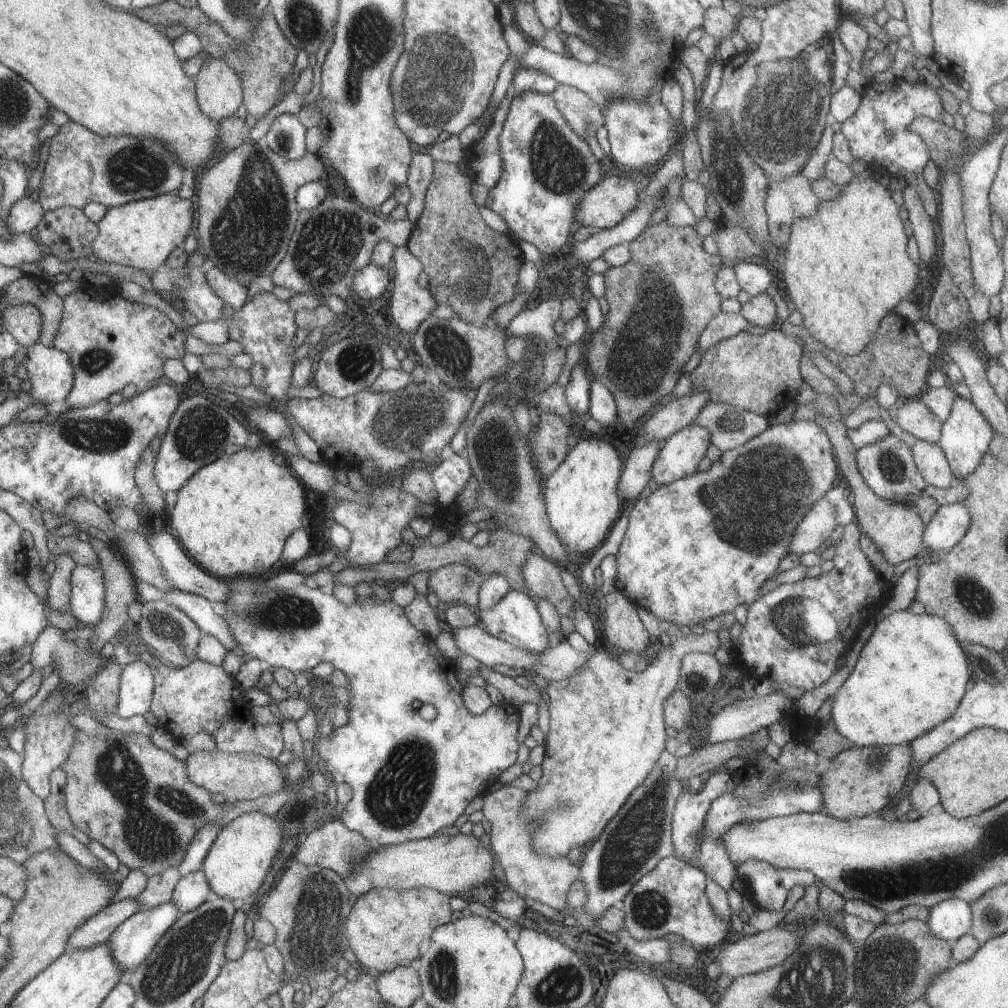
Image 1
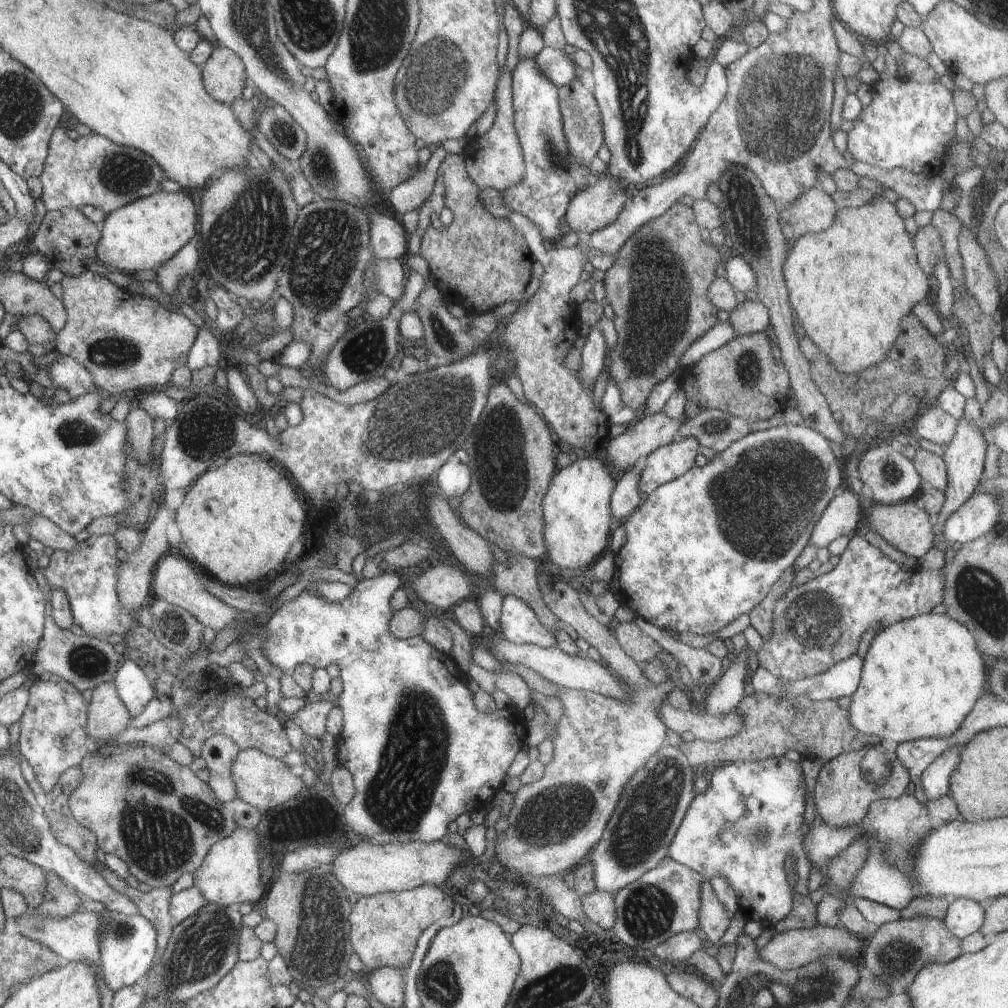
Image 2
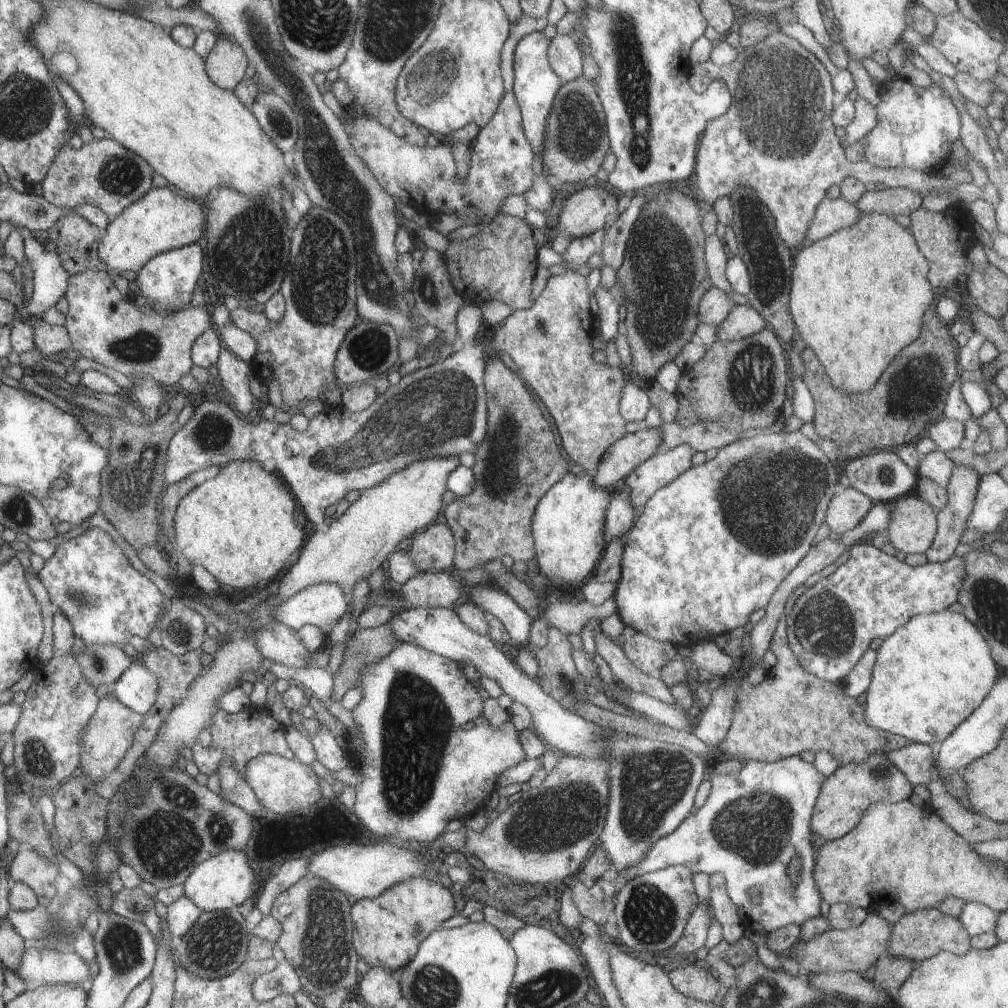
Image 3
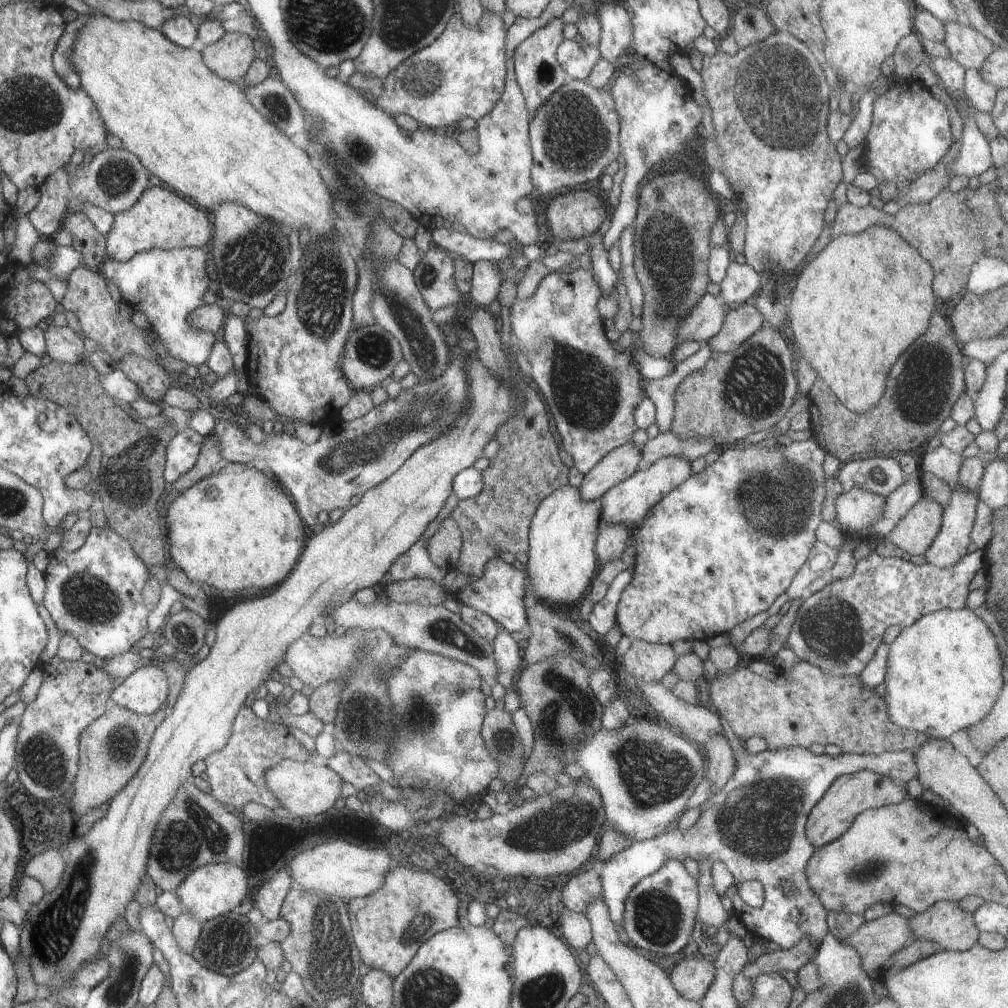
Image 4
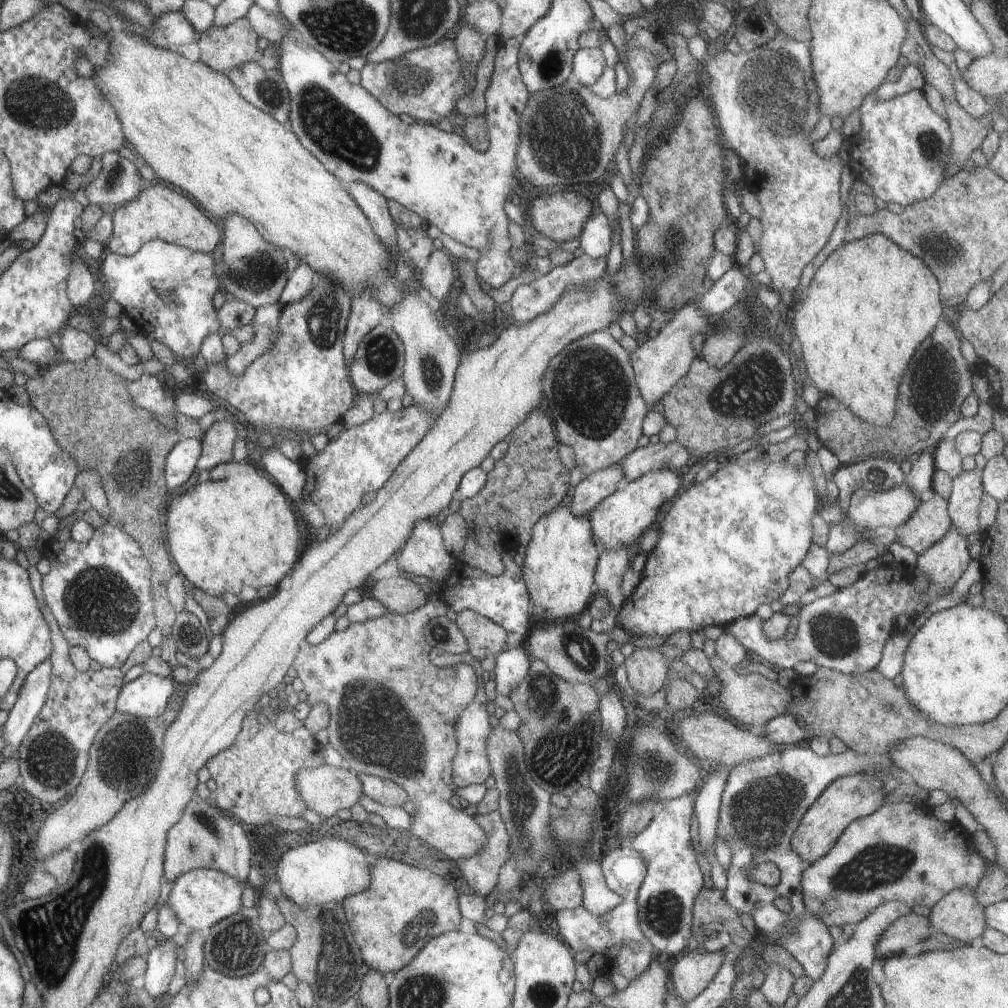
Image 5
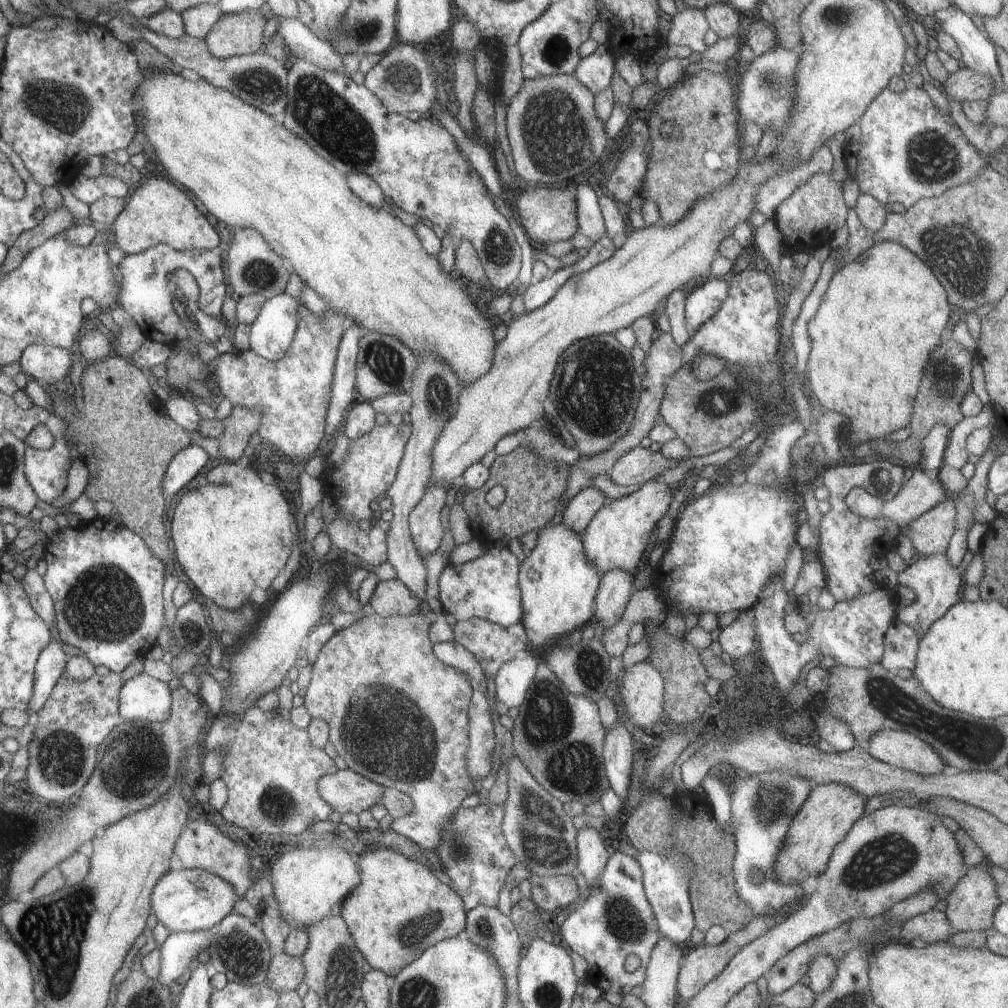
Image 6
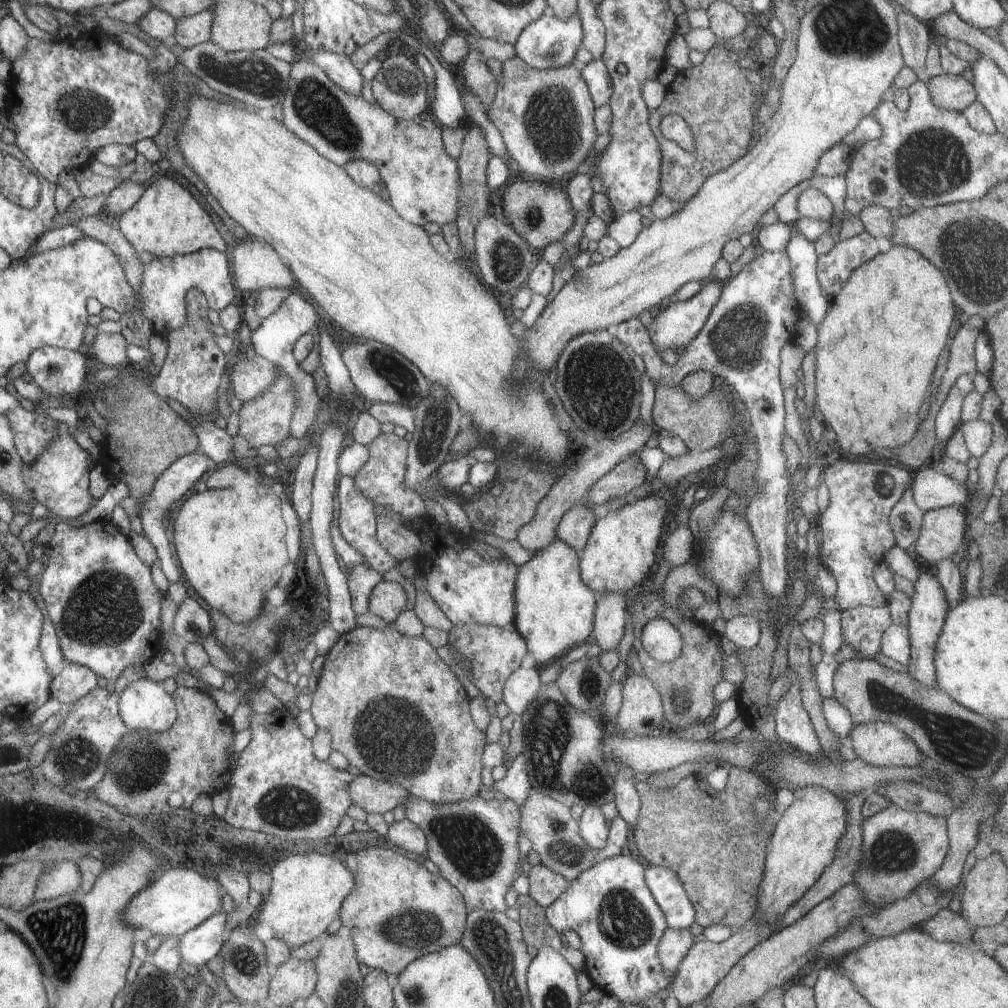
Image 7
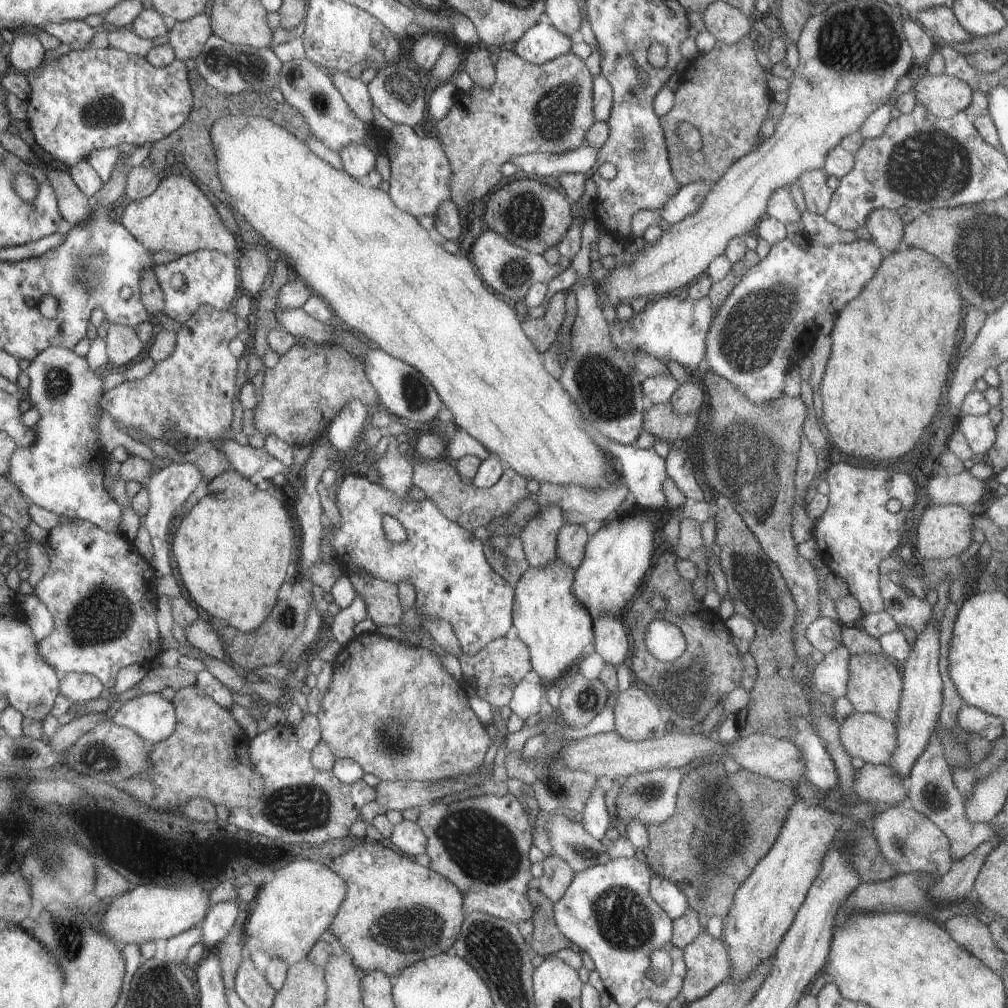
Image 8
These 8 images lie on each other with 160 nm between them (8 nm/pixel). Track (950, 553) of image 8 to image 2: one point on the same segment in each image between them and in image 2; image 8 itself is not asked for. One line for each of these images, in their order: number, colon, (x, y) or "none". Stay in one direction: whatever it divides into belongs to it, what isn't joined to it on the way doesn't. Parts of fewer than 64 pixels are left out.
2: (904, 525)
3: (913, 526)
4: (916, 531)
5: (930, 522)
6: (931, 533)
7: (943, 531)

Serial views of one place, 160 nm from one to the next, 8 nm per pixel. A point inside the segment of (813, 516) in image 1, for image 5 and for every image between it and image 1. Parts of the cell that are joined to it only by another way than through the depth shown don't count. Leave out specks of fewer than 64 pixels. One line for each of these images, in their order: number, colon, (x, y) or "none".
2: (841, 517)
3: (846, 510)
4: (856, 509)
5: (892, 508)

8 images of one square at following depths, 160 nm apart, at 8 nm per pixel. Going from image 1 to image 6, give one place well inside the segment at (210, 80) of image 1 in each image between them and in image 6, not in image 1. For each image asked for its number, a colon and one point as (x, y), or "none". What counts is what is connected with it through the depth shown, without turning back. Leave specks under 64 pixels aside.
2: (224, 73)
3: (226, 64)
4: (230, 57)
5: (222, 49)
6: (240, 34)

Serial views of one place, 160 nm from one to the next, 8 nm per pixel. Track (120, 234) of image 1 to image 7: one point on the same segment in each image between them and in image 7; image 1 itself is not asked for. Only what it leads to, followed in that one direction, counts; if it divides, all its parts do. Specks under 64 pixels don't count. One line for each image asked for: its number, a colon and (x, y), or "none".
2: (142, 235)
3: (162, 220)
4: (161, 219)
5: (158, 212)
6: (158, 212)
7: (167, 220)

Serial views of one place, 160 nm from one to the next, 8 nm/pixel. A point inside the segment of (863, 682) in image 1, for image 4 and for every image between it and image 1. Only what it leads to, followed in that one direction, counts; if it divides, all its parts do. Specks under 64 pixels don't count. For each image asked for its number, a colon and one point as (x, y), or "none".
2: (921, 677)
3: (934, 671)
4: (943, 674)

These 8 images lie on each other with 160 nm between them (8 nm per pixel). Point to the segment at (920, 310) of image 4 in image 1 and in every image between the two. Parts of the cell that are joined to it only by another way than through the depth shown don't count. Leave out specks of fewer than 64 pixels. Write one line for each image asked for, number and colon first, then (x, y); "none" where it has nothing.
1: (846, 268)
2: (850, 286)
3: (858, 297)

